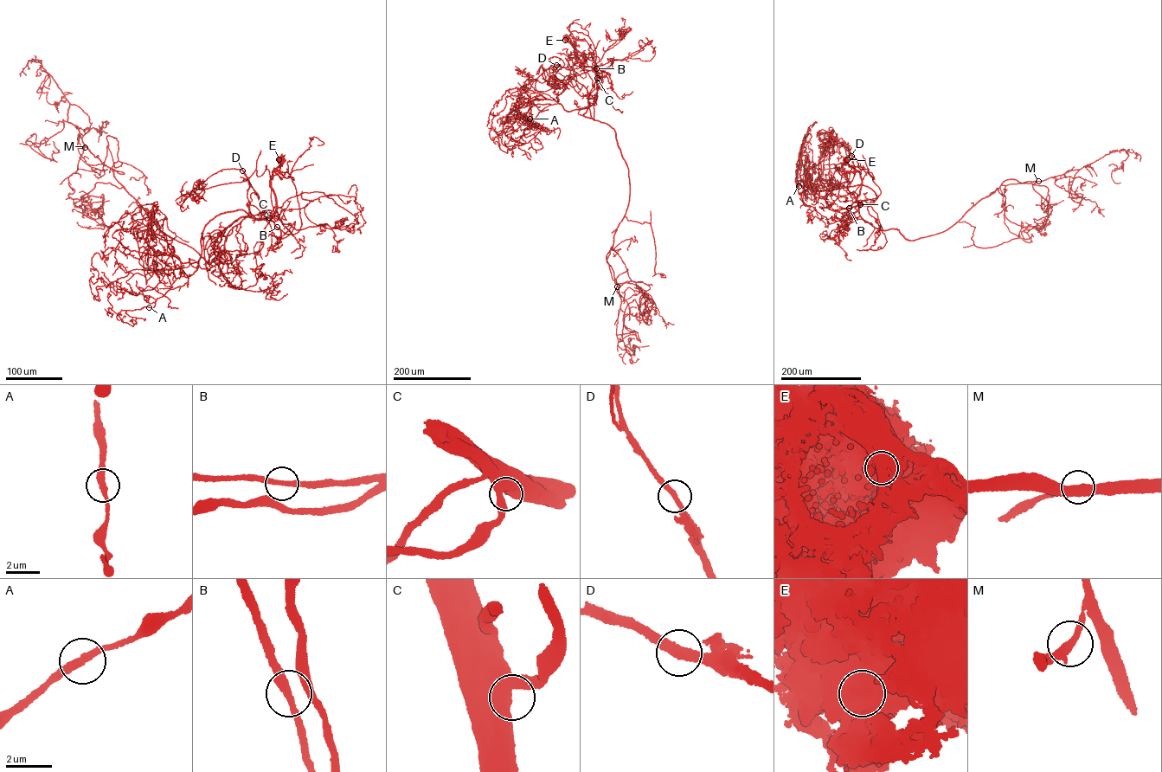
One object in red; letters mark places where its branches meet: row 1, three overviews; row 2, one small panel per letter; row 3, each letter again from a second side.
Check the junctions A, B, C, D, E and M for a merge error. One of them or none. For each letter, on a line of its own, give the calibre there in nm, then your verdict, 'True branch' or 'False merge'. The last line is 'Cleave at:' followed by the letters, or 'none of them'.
A: Thickness 340 nm. True branch
B: Thickness 320 nm. True branch
C: Thickness 700 nm. True branch
D: Thickness 320 nm. True branch
E: Thickness 1200 nm. True branch
M: Thickness 320 nm. True branch
Cleave at: none of them

